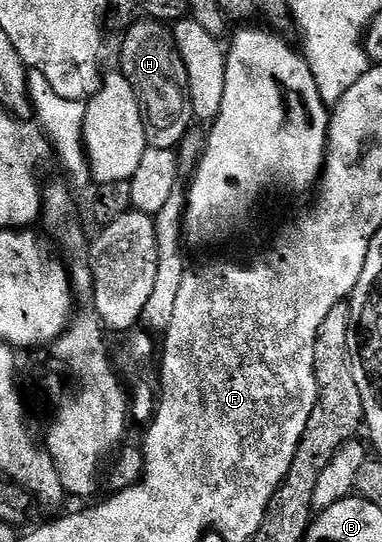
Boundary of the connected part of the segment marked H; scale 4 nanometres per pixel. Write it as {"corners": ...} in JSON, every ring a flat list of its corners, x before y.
{"corners":[[142,18,128,27,125,39,121,42,120,73,135,88,135,96,141,99,141,119,145,125,145,141,155,148,168,150,180,147,186,134,190,133,191,124,194,125,193,100,189,92,189,73,183,64,183,56,177,51,177,39,174,31,164,22,155,18]]}

